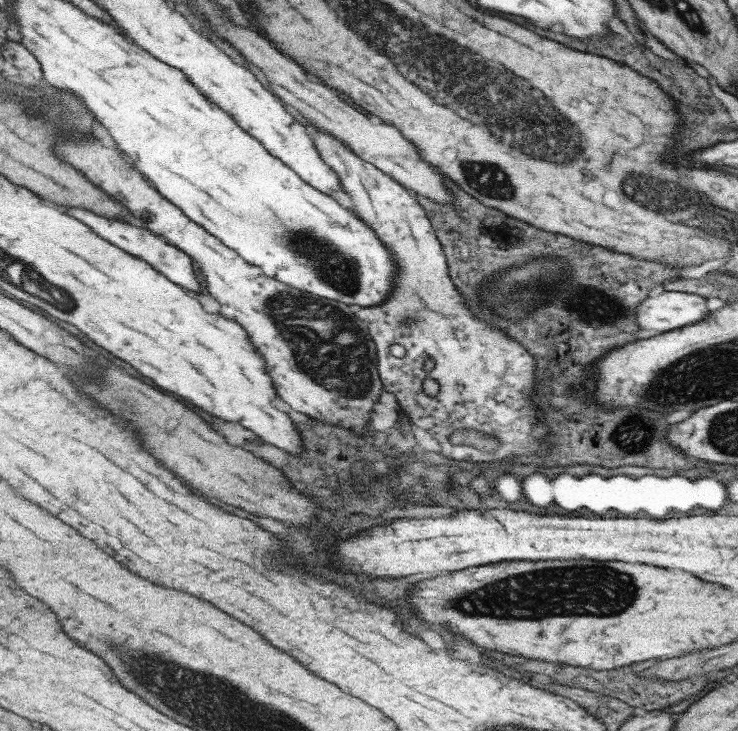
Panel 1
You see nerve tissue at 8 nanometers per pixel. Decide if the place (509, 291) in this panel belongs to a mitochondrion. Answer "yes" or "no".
yes

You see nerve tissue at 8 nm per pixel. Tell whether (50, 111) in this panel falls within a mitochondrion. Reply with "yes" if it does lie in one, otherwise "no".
yes

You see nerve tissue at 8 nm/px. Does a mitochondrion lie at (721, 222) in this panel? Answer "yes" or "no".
yes

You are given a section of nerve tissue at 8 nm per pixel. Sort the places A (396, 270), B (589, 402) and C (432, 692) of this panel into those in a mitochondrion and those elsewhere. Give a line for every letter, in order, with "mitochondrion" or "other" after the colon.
A: other
B: other
C: other

